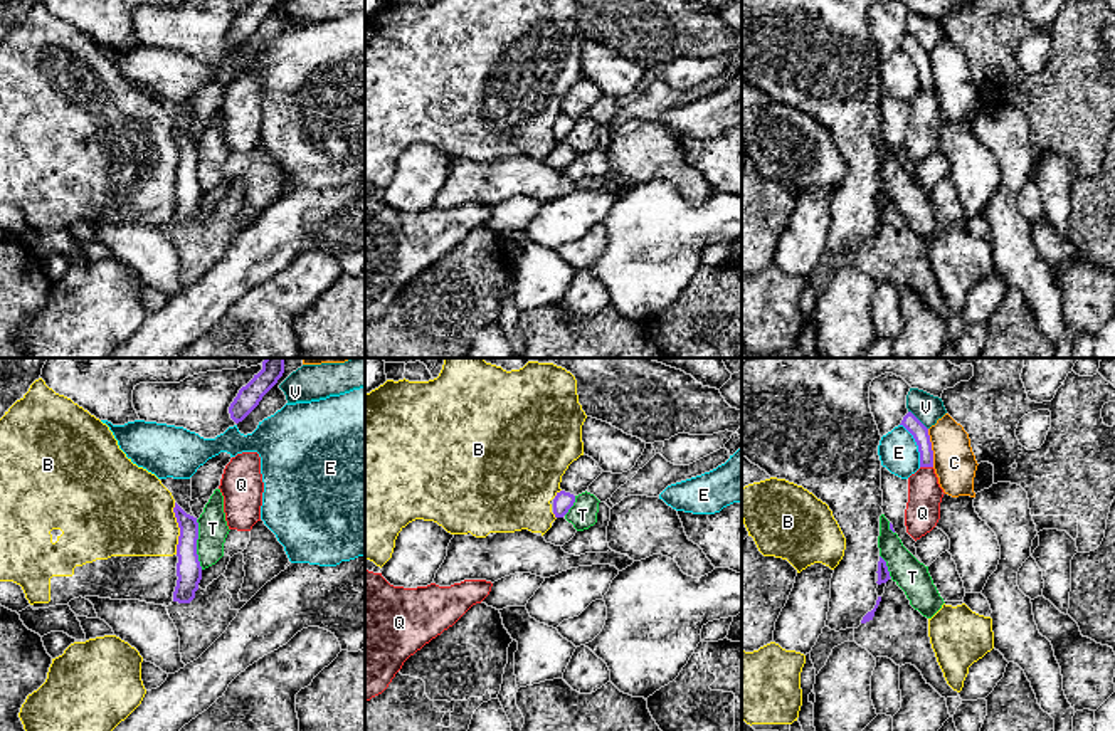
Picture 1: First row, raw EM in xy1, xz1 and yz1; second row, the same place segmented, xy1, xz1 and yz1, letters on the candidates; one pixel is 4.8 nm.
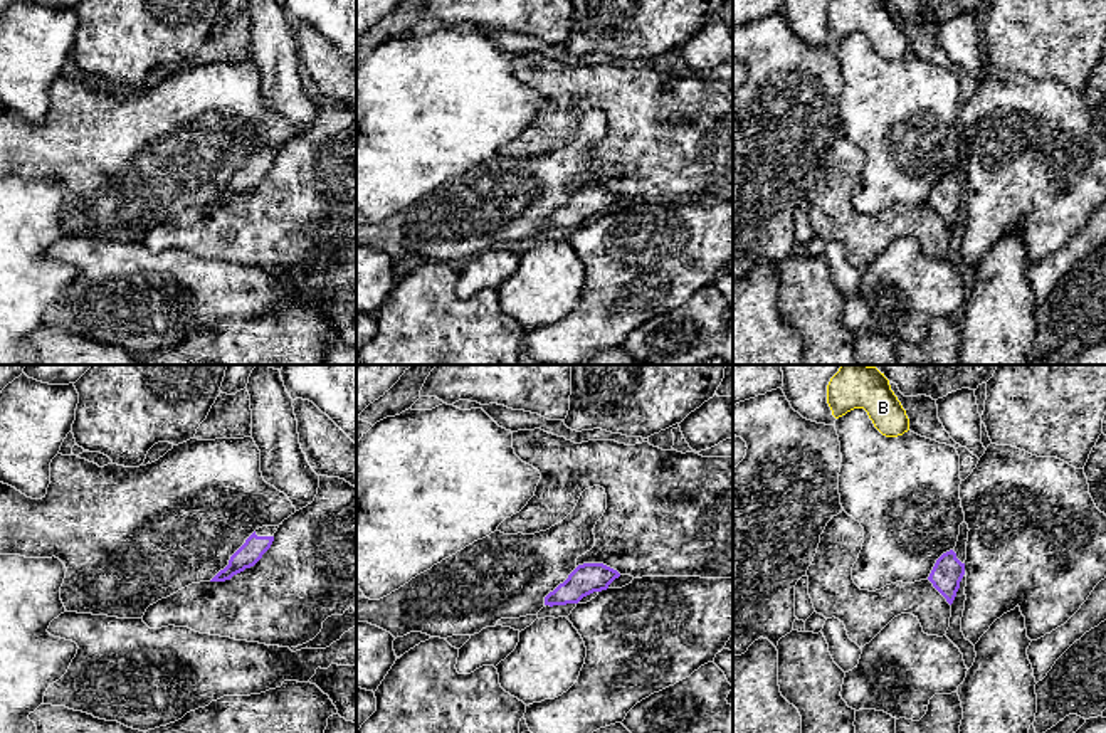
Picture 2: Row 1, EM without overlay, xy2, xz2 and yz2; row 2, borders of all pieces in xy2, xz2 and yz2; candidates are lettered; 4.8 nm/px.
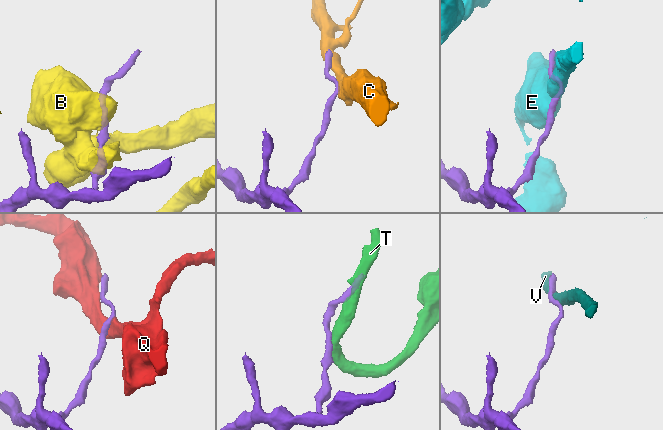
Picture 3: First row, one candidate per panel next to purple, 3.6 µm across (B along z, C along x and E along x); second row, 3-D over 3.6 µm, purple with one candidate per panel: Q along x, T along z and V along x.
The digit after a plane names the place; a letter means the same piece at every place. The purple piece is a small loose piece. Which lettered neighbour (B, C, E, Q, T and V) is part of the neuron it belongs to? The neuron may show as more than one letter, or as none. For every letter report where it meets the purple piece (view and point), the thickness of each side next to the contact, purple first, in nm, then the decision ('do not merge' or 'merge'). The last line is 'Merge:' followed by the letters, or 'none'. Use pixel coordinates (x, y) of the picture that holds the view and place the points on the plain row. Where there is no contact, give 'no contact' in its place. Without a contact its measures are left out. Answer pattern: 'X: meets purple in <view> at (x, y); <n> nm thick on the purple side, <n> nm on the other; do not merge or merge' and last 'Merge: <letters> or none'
B: meets purple in xy1 at (179, 150); 120 nm thick on the purple side, 420 nm on the other; do not merge
C: meets purple in yz1 at (930, 71); 80 nm thick on the purple side, 200 nm on the other; do not merge
E: meets purple in yz1 at (917, 68); 80 nm thick on the purple side, 190 nm on the other; do not merge
Q: meets purple in yz1 at (927, 89); 80 nm thick on the purple side, 170 nm on the other; do not merge
T: meets purple in xy1 at (195, 168); 120 nm thick on the purple side, 140 nm on the other; do not merge
V: meets purple in yz1 at (919, 44); 80 nm thick on the purple side, 140 nm on the other; do not merge
Merge: none

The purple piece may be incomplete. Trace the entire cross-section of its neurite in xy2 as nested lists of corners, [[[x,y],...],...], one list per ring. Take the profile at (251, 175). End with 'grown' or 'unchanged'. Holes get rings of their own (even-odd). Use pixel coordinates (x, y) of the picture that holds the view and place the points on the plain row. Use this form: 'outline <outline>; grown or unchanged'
outline [[[262,150],[255,153],[245,166],[230,180],[229,188],[220,193],[210,205],[225,205],[234,198],[254,190],[271,171],[274,156],[279,150]]]; grown

